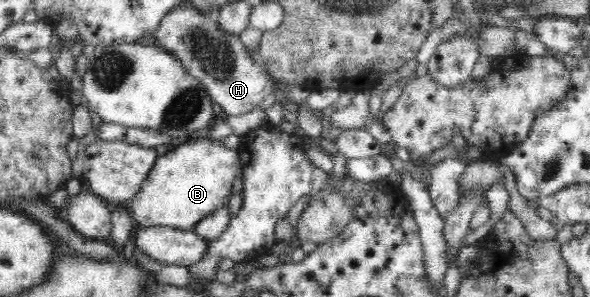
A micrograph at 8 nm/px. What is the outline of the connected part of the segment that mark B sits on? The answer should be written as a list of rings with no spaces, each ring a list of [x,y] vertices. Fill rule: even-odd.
[[[204,138],[181,143],[185,145],[171,147],[156,159],[141,189],[129,200],[129,210],[141,228],[169,226],[191,230],[199,220],[228,203],[235,175],[240,169],[239,152]]]

